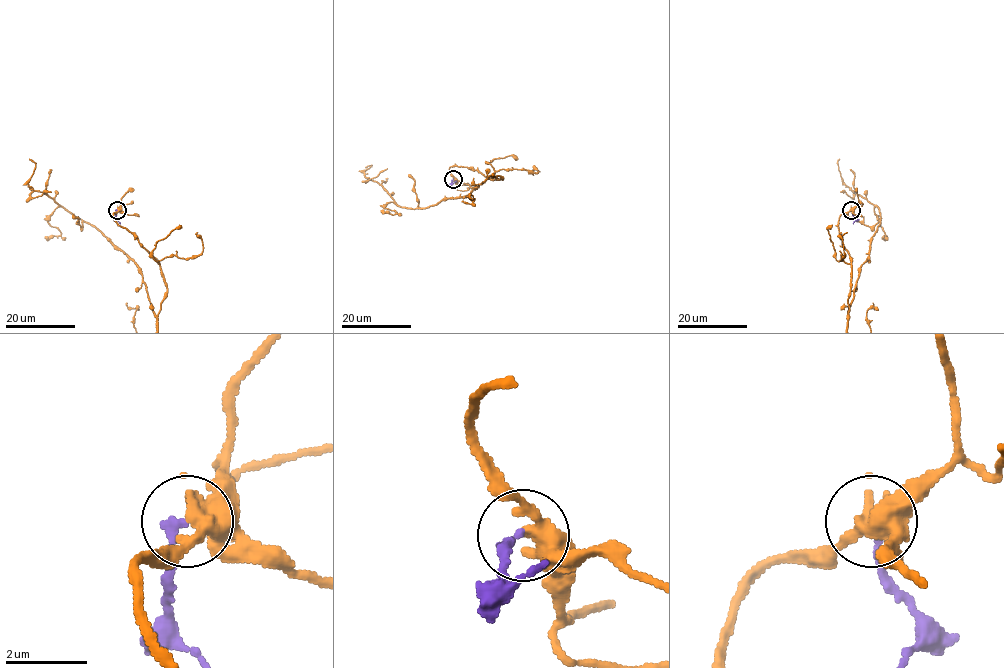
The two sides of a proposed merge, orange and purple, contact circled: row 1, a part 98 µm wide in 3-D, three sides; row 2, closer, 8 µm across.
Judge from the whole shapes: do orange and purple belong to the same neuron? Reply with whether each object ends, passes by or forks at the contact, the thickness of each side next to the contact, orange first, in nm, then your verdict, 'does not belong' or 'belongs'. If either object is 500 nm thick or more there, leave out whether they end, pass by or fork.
orange passes by | purple ends | 420/200 nm | does not belong

